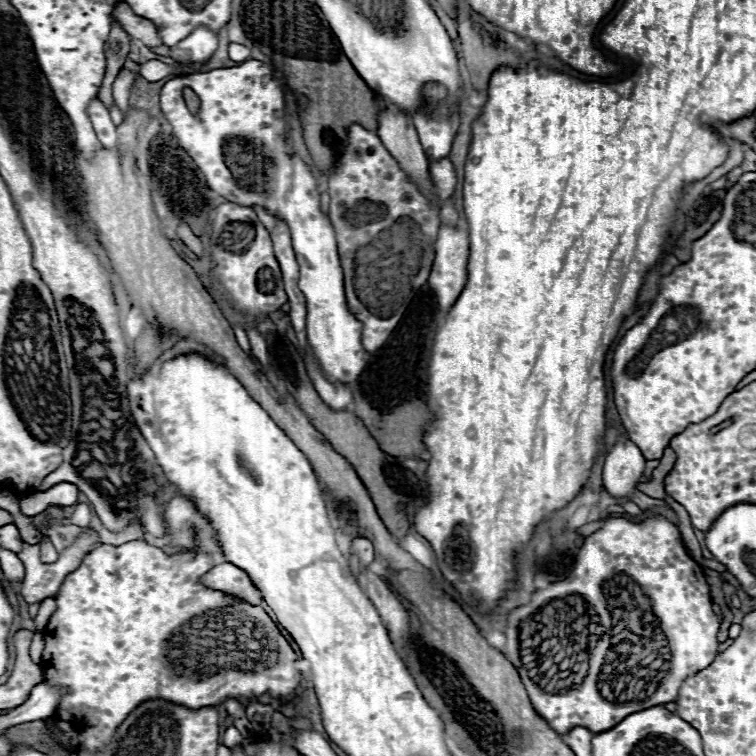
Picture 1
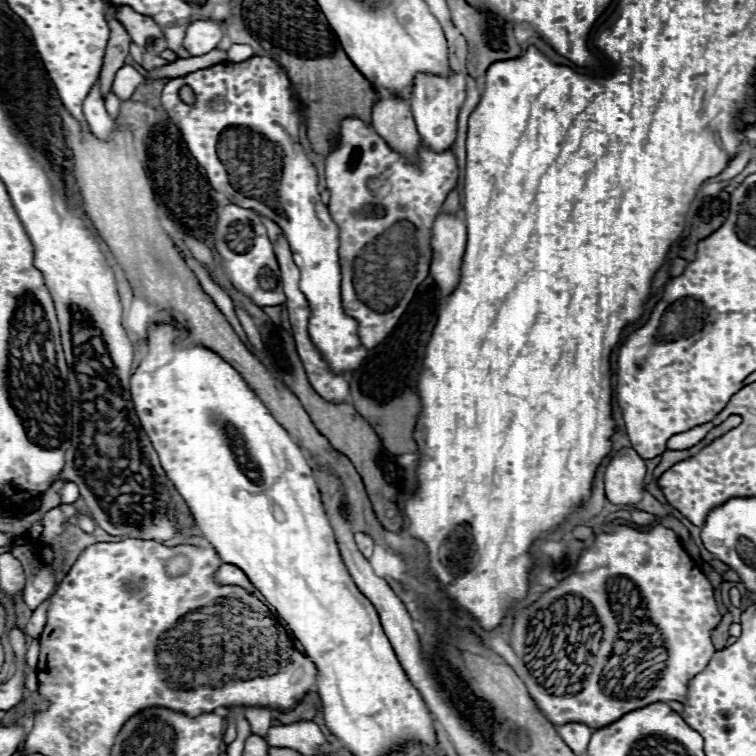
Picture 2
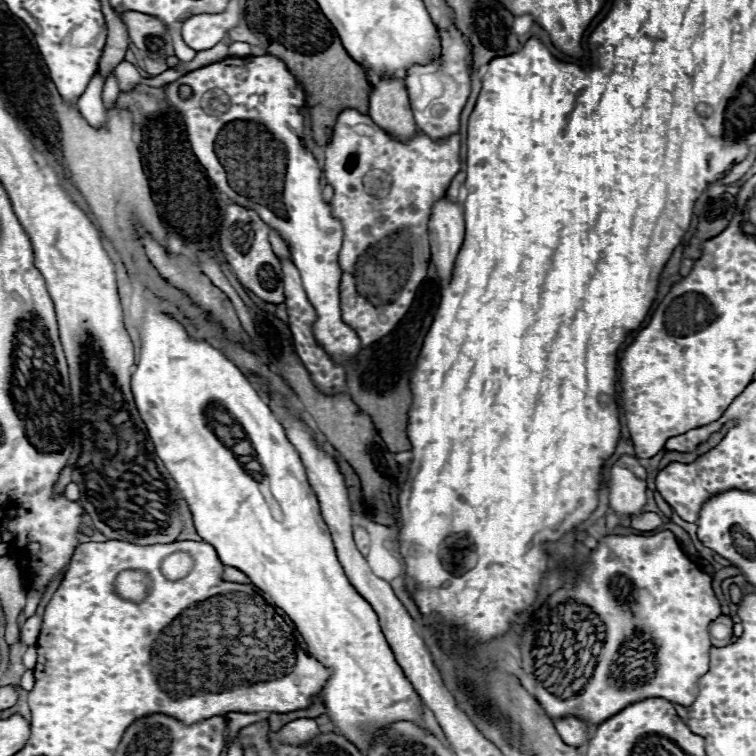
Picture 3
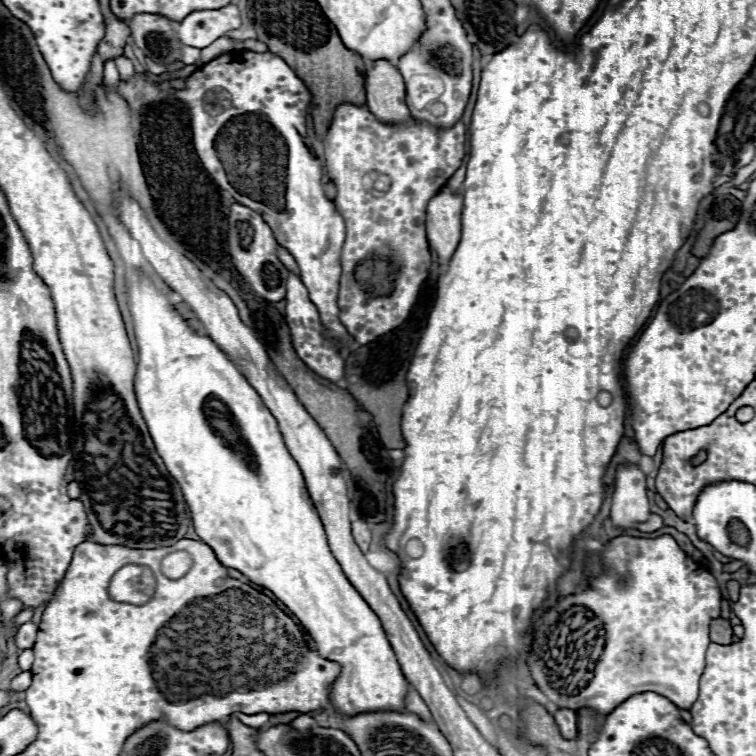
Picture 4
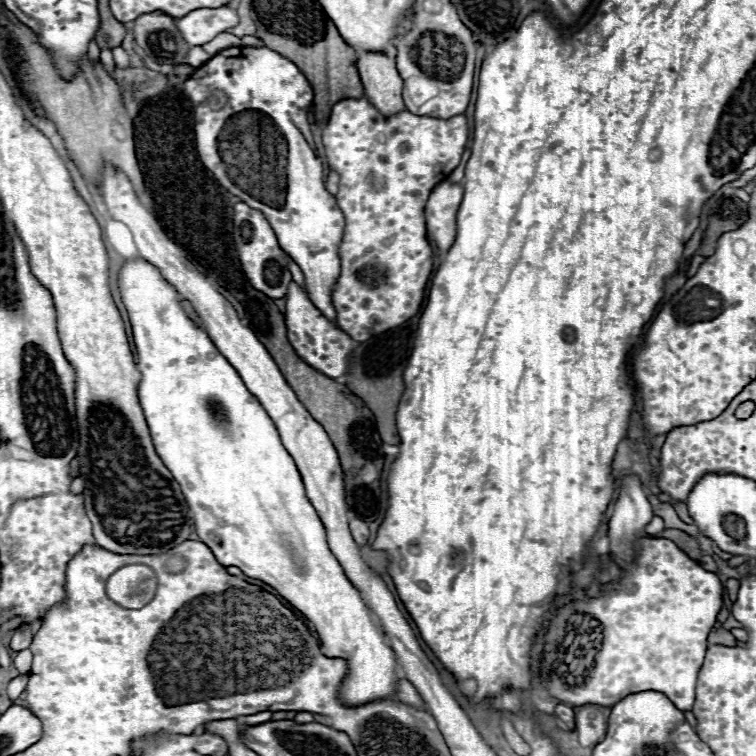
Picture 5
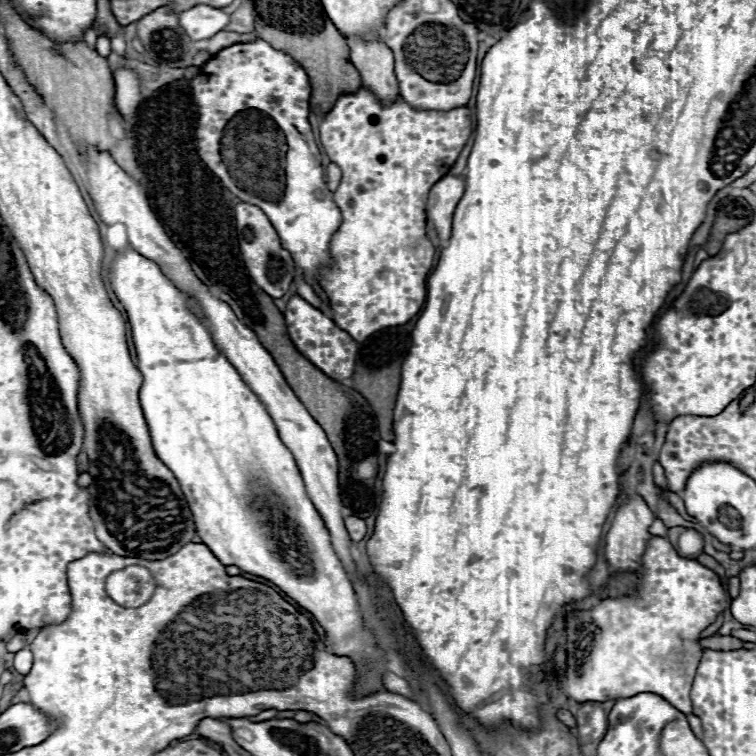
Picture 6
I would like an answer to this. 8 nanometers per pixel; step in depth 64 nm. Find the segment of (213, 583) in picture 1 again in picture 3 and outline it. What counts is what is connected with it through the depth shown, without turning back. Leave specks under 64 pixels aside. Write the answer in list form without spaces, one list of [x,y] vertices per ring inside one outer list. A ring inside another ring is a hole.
[[[226,566],[224,568],[224,576],[222,576],[224,580],[228,580],[228,582],[240,582],[240,584],[250,584],[250,580],[248,580],[248,576],[244,576],[240,570],[236,570],[236,568],[230,568],[230,566]]]

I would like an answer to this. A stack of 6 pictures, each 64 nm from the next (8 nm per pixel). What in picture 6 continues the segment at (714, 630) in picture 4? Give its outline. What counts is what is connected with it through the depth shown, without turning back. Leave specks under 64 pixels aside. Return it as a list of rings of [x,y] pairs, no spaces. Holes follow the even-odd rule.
[[[710,636],[710,638],[702,638],[700,646],[704,650],[740,650],[744,648],[744,642],[732,636]]]

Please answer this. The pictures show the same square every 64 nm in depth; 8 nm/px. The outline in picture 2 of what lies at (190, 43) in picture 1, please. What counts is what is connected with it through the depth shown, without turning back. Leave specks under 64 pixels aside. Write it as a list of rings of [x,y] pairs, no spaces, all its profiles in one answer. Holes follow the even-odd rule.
[[[232,14],[218,22],[218,20],[196,20],[190,22],[186,28],[186,38],[184,38],[184,48],[192,56],[202,56],[210,50],[214,50],[222,38],[222,26],[228,26],[232,20]]]

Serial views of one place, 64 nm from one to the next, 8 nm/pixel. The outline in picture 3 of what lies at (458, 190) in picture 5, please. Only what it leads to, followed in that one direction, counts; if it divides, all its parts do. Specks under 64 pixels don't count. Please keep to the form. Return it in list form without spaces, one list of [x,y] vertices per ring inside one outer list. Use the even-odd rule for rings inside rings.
[[[440,198],[432,206],[432,216],[428,222],[432,262],[436,264],[442,282],[450,280],[454,260],[464,240],[464,208],[458,202]]]

